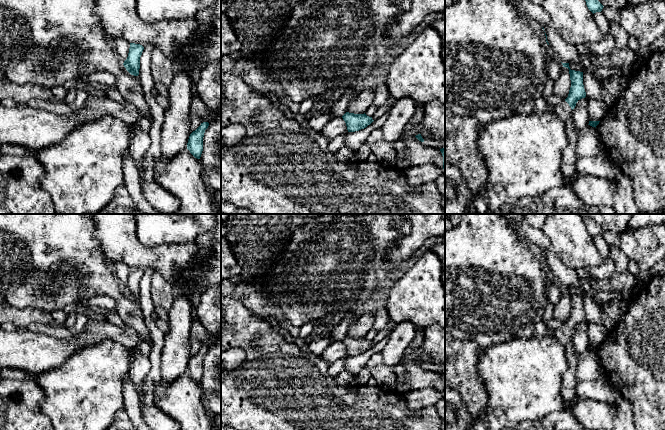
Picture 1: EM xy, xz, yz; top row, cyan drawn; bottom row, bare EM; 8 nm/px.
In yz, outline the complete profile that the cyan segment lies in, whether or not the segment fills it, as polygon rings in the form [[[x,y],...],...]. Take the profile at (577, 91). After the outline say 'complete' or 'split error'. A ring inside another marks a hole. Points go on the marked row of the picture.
[[[562,63],[563,67],[569,69],[571,87],[569,90],[568,97],[564,102],[557,104],[553,107],[549,107],[544,98],[539,98],[535,103],[534,112],[538,114],[542,114],[547,110],[553,110],[557,117],[566,123],[566,121],[572,117],[573,109],[576,106],[576,103],[586,97],[586,92],[583,85],[583,72],[571,70],[569,67],[569,63]]]; split error

